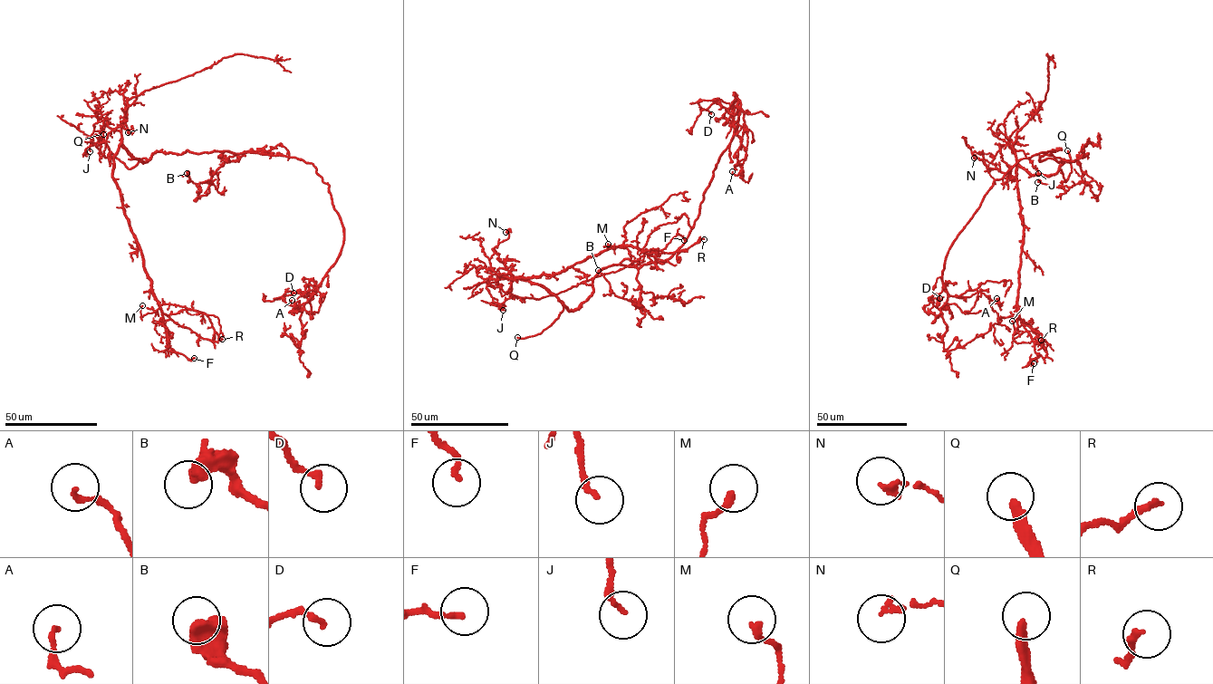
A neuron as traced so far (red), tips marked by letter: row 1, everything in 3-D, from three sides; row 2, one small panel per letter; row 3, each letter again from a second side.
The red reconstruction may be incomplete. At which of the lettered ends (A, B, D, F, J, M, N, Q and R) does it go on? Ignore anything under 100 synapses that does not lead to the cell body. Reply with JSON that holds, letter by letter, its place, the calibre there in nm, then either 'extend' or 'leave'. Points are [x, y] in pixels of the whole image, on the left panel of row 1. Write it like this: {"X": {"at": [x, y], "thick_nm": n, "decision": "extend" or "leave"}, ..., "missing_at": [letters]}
{"A": {"at": [292, 300], "thick_nm": 150, "decision": "leave"}, "B": {"at": [187, 173], "thick_nm": 480, "decision": "leave"}, "D": {"at": [293, 293], "thick_nm": 190, "decision": "leave"}, "F": {"at": [194, 358], "thick_nm": 150, "decision": "leave"}, "J": {"at": [90, 151], "thick_nm": 180, "decision": "leave"}, "M": {"at": [142, 305], "thick_nm": 200, "decision": "leave"}, "N": {"at": [128, 132], "thick_nm": 160, "decision": "leave"}, "Q": {"at": [103, 134], "thick_nm": 280, "decision": "extend"}, "R": {"at": [222, 339], "thick_nm": 170, "decision": "leave"}, "missing_at": ["Q"]}

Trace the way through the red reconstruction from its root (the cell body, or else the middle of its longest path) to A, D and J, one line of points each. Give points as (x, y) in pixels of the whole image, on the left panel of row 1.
A: (221, 151), (295, 158), (312, 163), (328, 183), (344, 232), (341, 255), (312, 298), (294, 308), (292, 300)
D: (221, 151), (295, 158), (312, 163), (328, 183), (344, 232), (341, 255), (302, 312), (282, 296), (293, 293)
J: (221, 151), (156, 151), (146, 161), (139, 160), (127, 153), (120, 131), (101, 121), (94, 124), (90, 151)

